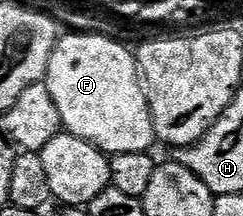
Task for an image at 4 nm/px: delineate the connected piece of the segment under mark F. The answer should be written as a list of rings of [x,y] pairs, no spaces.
[[[69,32],[66,35],[66,38],[65,35],[58,37],[43,79],[45,87],[51,92],[51,100],[55,100],[55,108],[59,108],[62,127],[76,138],[87,140],[106,156],[152,151],[152,146],[155,146],[153,117],[134,51],[126,43],[104,38],[102,34]]]

